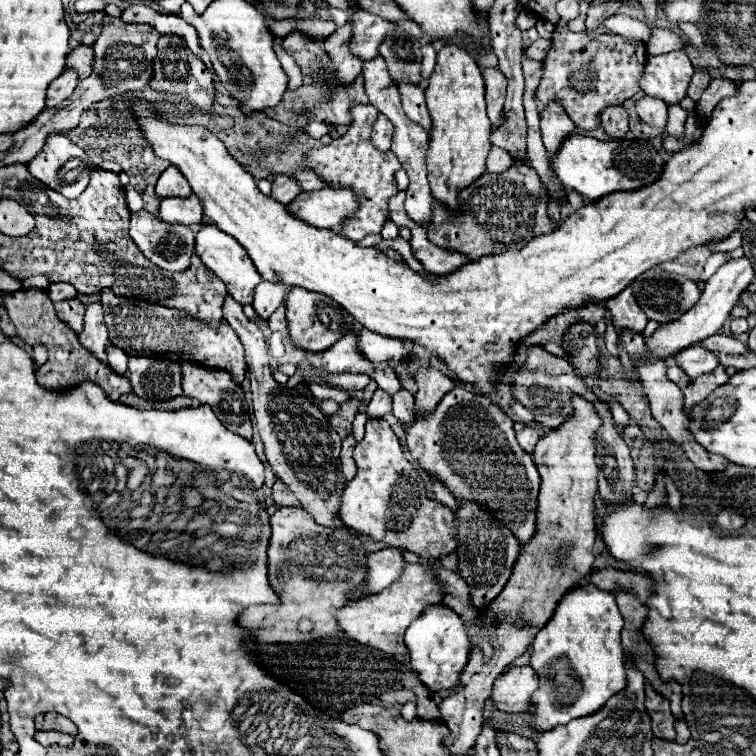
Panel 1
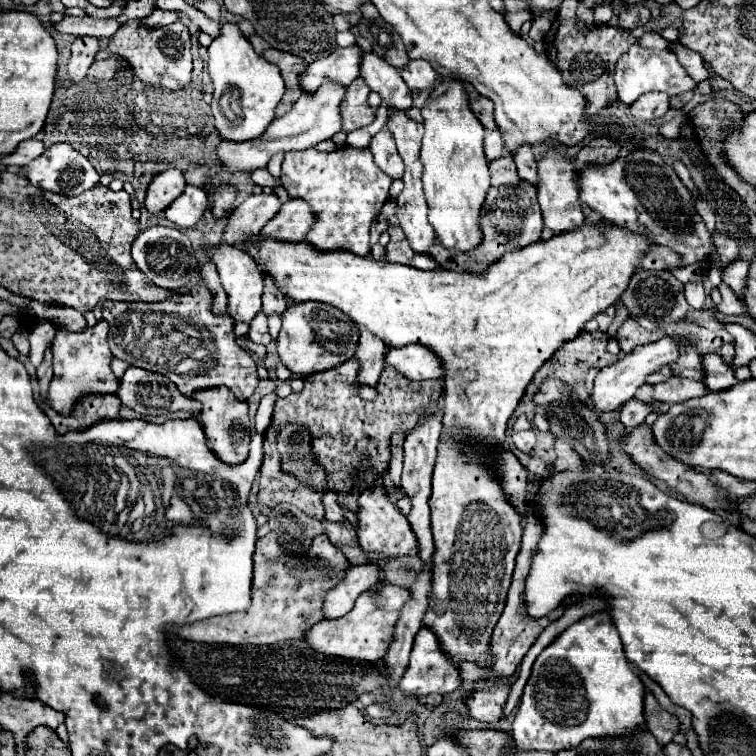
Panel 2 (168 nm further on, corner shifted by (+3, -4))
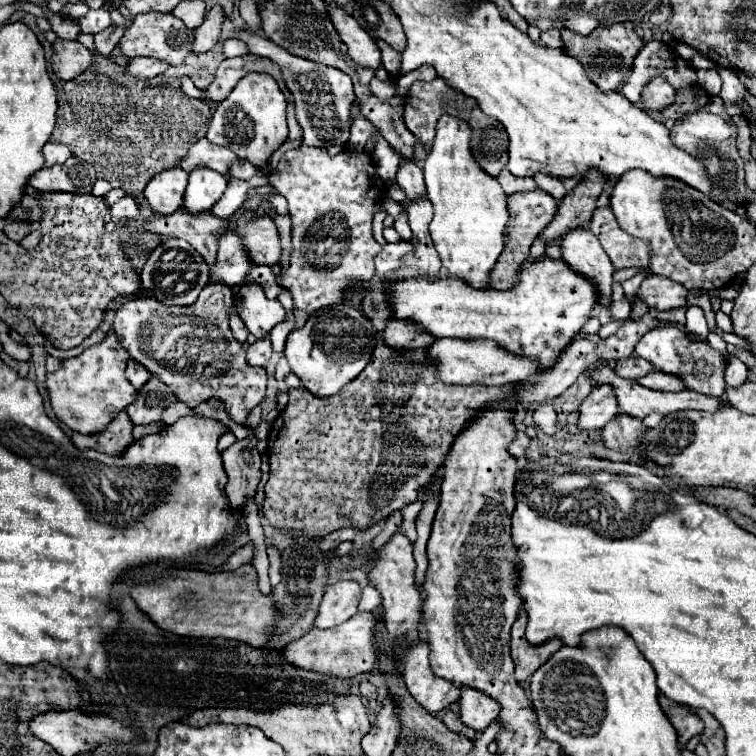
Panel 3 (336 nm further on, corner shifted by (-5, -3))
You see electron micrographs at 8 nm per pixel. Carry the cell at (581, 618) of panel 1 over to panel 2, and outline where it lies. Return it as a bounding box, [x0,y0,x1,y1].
[513,612,643,750]

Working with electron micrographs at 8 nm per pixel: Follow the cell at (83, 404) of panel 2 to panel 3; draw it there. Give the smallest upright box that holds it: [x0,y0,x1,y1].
[73,411,133,455]

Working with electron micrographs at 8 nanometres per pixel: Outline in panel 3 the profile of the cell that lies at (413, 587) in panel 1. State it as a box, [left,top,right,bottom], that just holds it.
[283,613,377,679]

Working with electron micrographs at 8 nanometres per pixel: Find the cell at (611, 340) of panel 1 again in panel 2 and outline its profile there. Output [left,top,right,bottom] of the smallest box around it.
[595,306,615,332]

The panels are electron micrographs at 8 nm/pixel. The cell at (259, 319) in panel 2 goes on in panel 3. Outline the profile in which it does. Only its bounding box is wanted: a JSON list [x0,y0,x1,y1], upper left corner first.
[247,339,271,367]

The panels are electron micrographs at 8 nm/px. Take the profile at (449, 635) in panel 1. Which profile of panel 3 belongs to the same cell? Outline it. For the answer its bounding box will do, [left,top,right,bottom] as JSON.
[401,641,459,715]

